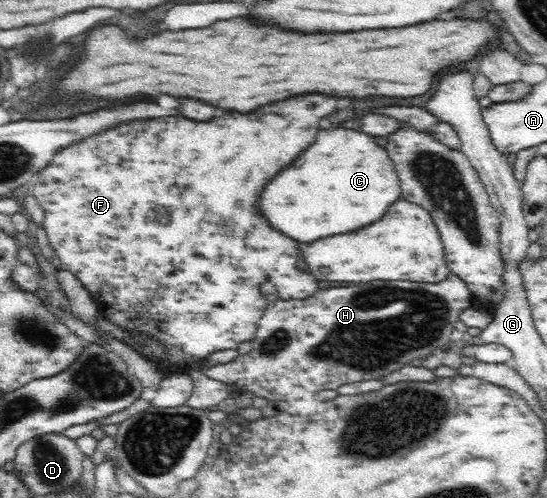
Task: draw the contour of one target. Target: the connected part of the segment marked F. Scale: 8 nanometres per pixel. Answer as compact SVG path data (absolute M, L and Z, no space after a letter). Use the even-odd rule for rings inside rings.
M309 94L303 98L279 102L273 106L257 108L253 112L226 111L224 115L215 115L207 121L187 120L181 116L157 118L149 122L123 122L114 124L111 128L101 129L96 133L81 137L79 142L56 150L50 156L43 168L37 171L41 178L39 184L33 186L33 194L37 202L45 210L45 232L48 241L54 248L61 268L72 272L96 300L98 312L108 318L113 324L118 324L124 330L142 332L149 339L157 341L165 349L165 358L159 360L162 371L177 371L199 364L204 367L204 361L214 353L225 350L236 350L239 344L255 339L255 328L258 327L259 316L267 308L267 298L261 293L261 284L270 282L275 286L279 298L291 300L292 297L307 297L319 288L319 281L309 271L303 271L296 262L295 239L277 232L275 227L267 222L265 216L259 214L259 196L265 184L275 178L283 166L289 166L297 160L303 150L311 145L311 136L319 132L319 120L329 116L337 106L335 98Z

